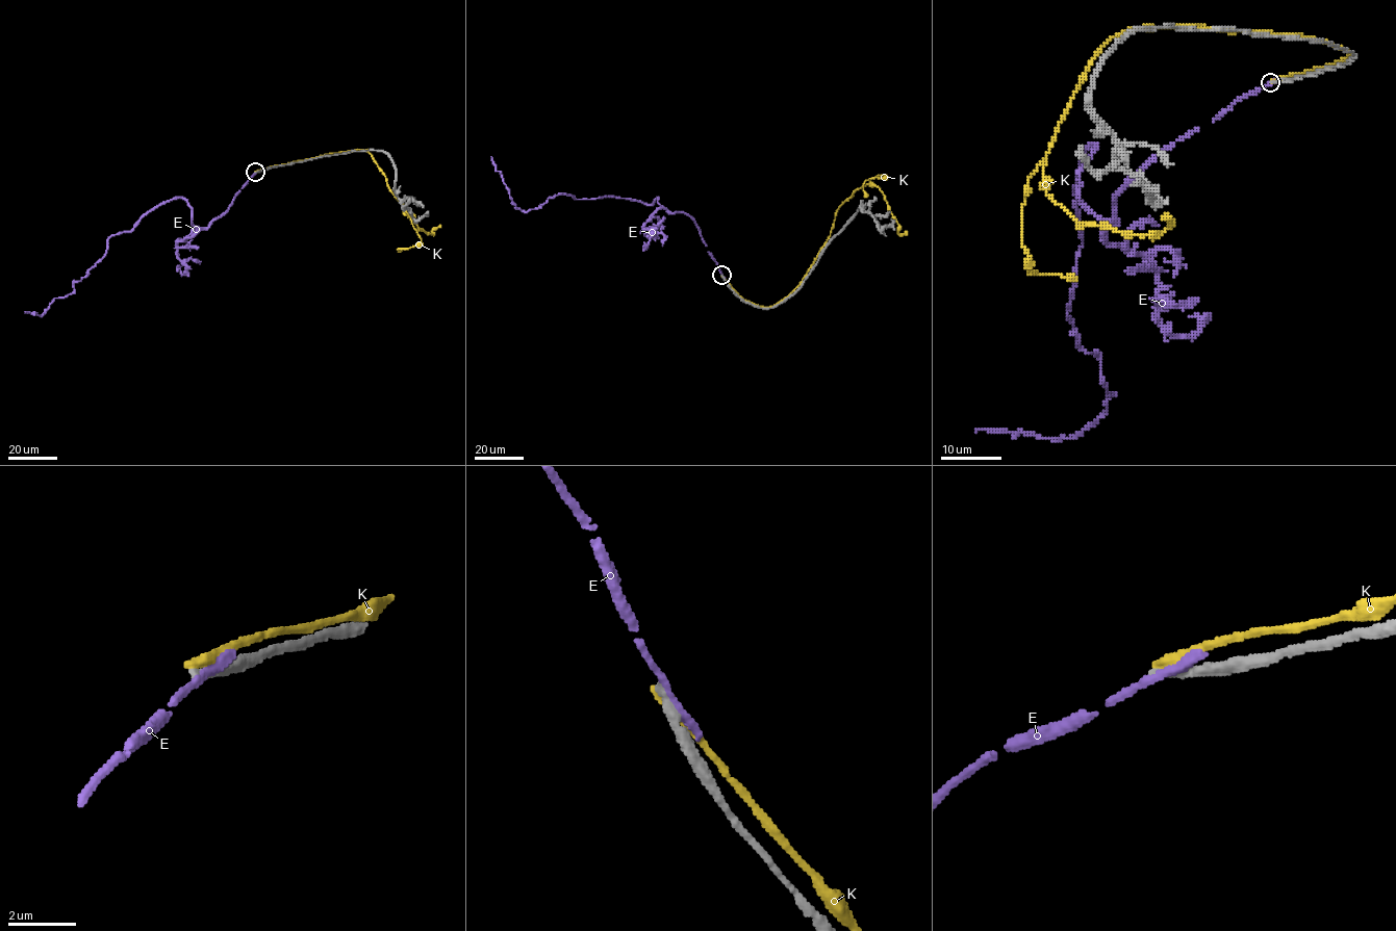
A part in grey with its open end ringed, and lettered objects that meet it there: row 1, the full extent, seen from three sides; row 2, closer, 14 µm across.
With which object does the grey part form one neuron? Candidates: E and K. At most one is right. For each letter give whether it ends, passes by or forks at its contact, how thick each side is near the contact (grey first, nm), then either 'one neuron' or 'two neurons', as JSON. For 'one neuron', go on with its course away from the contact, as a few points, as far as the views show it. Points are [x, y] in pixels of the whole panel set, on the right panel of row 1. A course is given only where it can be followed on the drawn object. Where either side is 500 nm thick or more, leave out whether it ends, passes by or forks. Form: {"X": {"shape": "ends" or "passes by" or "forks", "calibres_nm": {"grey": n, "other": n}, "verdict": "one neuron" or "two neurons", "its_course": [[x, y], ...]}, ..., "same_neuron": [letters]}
{"E": {"shape": "passes by", "calibres_nm": {"grey": 360, "other": 240}, "verdict": "two neurons"}, "K": {"shape": "ends", "calibres_nm": {"grey": 320, "other": 380}, "verdict": "two neurons"}, "same_neuron": []}

